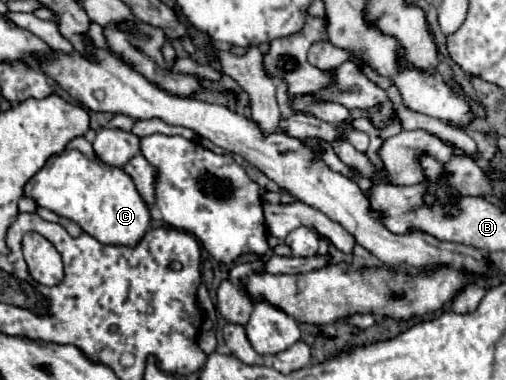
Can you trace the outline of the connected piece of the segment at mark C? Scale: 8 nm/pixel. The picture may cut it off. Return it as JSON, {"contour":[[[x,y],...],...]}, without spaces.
{"contour":[[[74,138],[62,154],[52,156],[44,168],[26,182],[24,196],[32,198],[38,206],[76,222],[86,234],[102,244],[134,246],[150,226],[148,206],[140,198],[130,176],[126,176],[122,168],[104,164],[86,138]]]}

